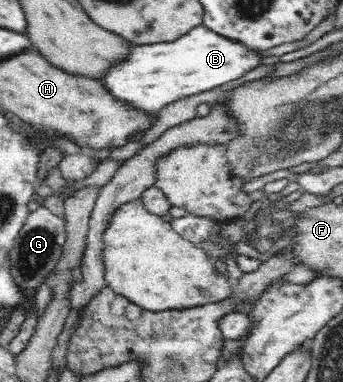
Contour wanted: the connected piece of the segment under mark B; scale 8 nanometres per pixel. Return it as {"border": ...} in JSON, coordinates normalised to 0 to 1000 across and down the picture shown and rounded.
{"border":[[[589,65],[510,107],[391,118],[376,157],[324,175],[300,220],[341,259],[455,301],[475,277],[510,262],[618,241],[633,225],[703,204],[767,170],[761,139],[770,136],[726,128],[708,113],[650,97]]]}

